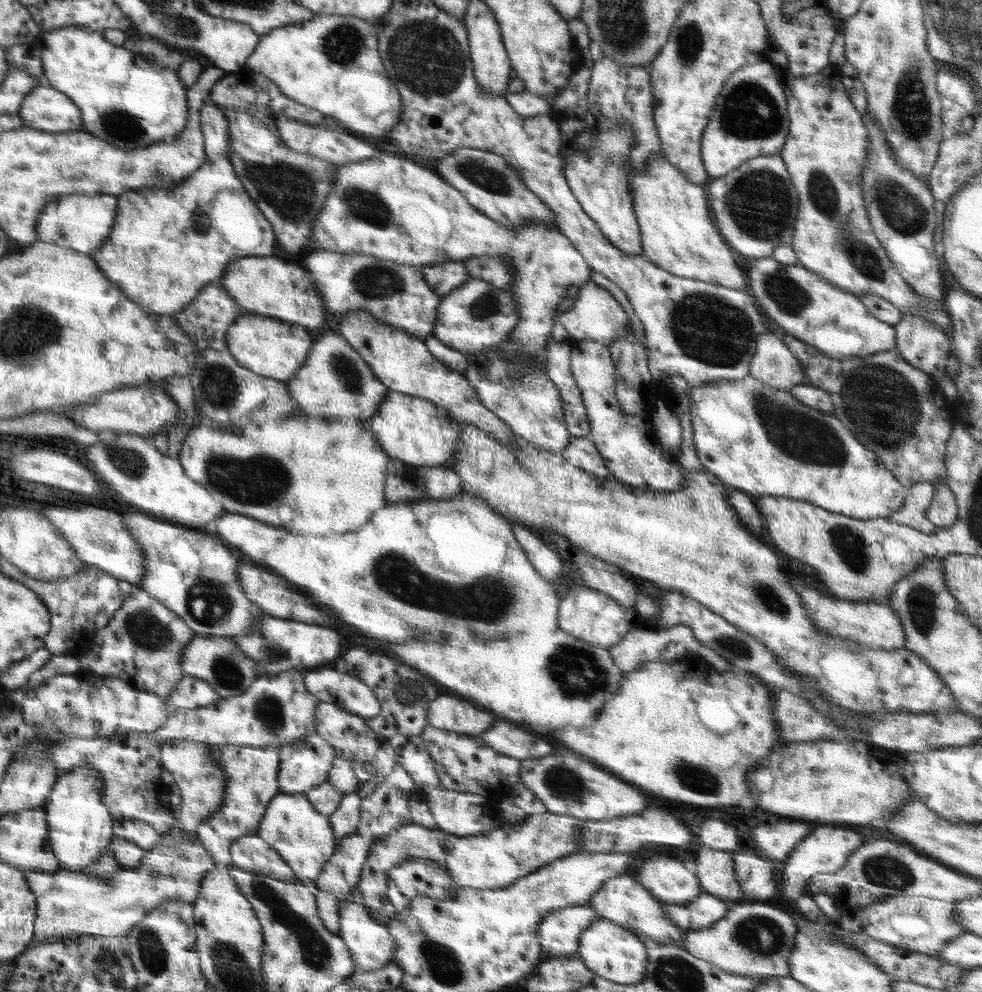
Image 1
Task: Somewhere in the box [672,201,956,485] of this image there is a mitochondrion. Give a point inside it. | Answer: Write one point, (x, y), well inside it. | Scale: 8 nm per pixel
(882, 404)

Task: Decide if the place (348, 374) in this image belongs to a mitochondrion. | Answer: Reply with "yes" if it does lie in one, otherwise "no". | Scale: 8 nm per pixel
yes

